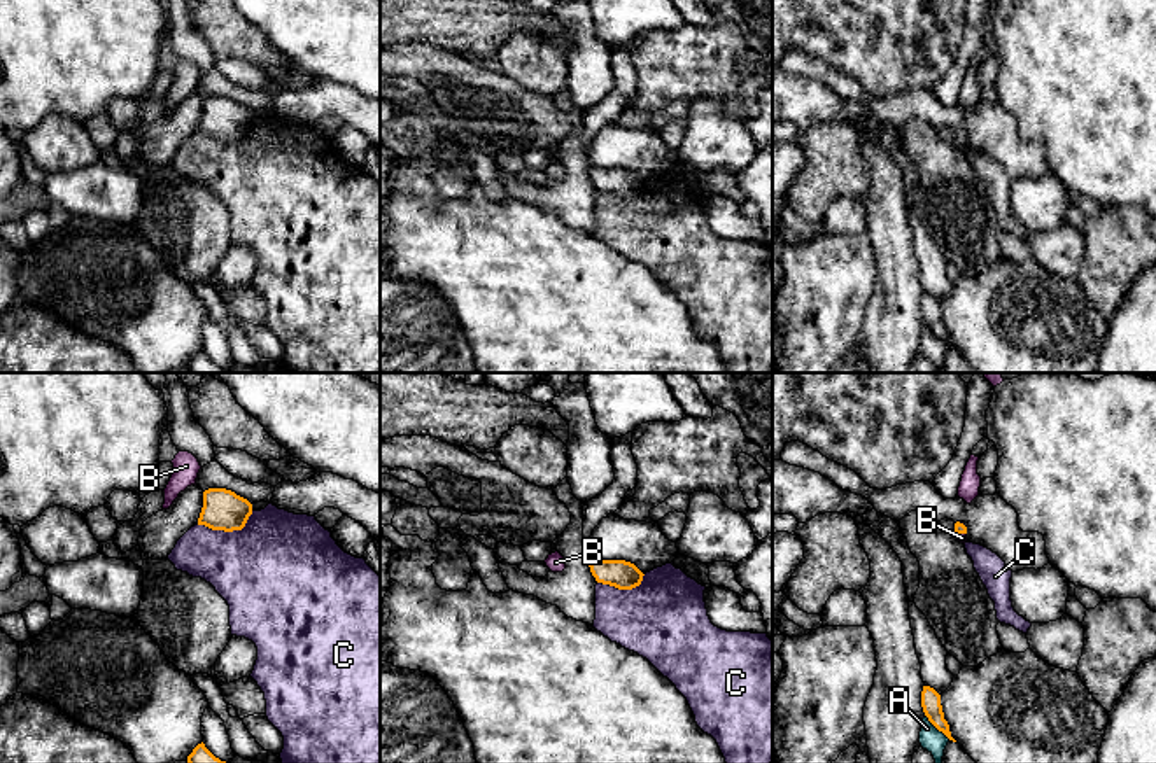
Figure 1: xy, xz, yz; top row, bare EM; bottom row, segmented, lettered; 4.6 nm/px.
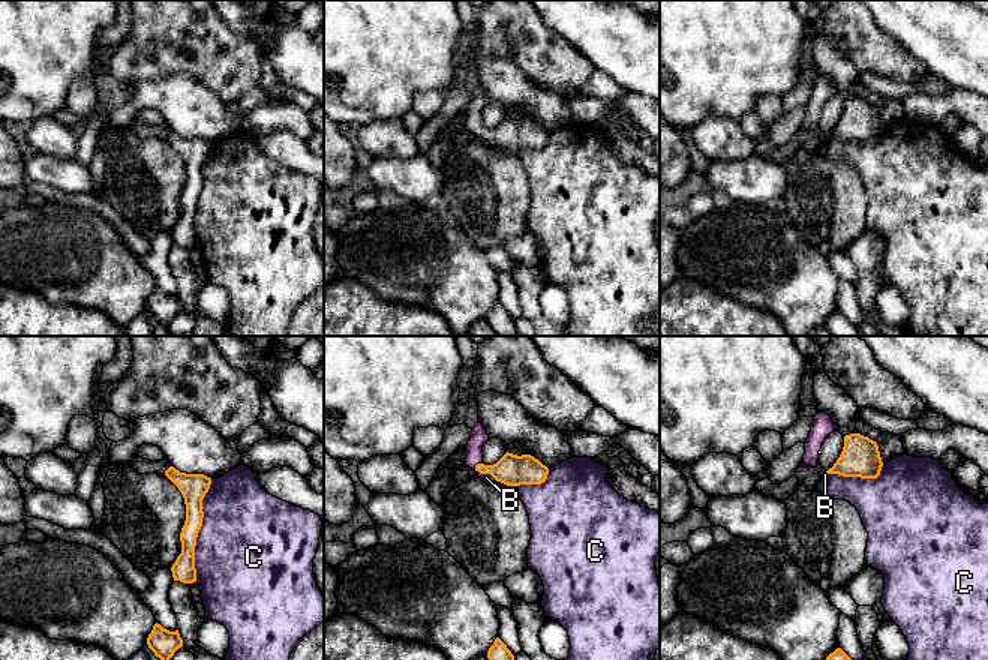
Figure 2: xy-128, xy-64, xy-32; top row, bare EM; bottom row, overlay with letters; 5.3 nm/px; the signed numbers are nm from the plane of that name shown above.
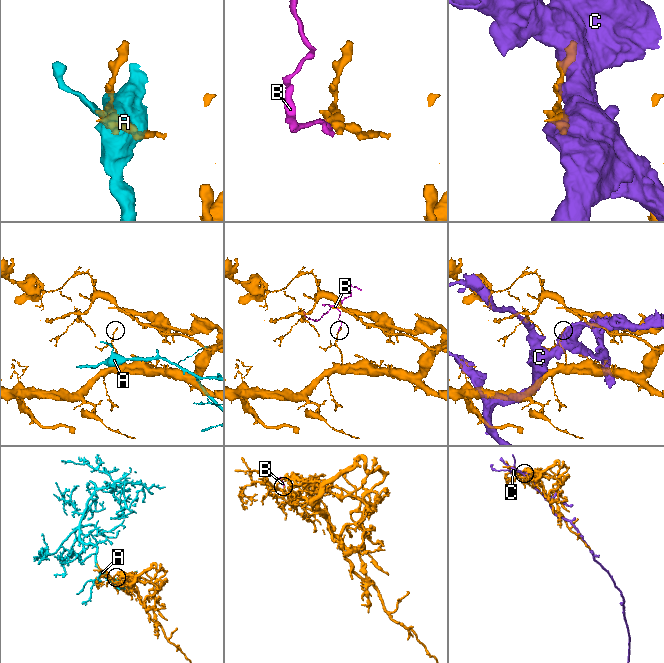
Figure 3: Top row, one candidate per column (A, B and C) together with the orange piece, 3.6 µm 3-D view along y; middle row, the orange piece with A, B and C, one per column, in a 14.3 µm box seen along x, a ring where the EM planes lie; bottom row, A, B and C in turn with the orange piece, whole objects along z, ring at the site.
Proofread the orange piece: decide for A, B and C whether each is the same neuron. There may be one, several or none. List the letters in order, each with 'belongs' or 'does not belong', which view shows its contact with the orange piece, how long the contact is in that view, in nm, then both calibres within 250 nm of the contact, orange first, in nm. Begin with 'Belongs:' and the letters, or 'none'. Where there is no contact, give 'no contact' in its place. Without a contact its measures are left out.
Belongs: B
A: does not belong; contact in yz; length 170 nm; calibres 100 and 110 nm
B: belongs; contact in yz; length 60 nm; calibres 50 and 50 nm
C: does not belong; contact in xy; length 260 nm; calibres 190 and 440 nm

